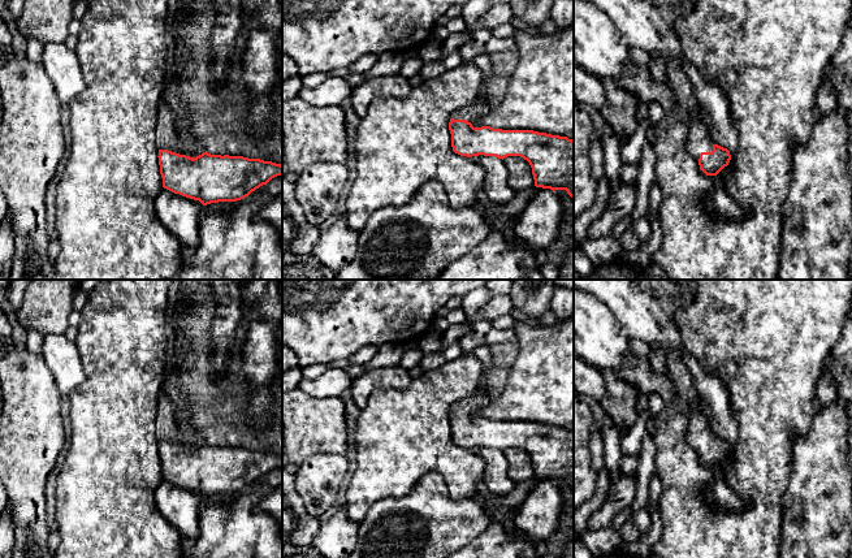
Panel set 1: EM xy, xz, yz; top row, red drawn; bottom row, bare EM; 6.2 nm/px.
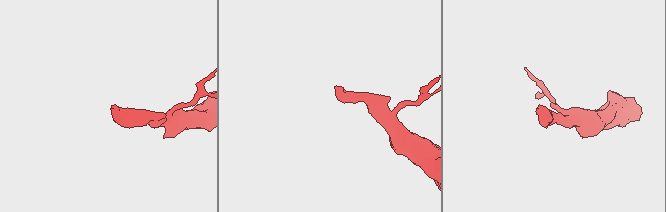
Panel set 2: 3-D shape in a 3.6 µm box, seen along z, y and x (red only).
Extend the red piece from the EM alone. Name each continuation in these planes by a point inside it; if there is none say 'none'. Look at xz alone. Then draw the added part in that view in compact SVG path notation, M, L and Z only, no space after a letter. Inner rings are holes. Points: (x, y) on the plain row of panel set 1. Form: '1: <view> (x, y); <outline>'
1: xz (474, 402); M477 393L477 394L471 394L460 401L457 401L453 403L451 410L454 411L466 411L471 415L473 415L476 411L480 408L485 407L486 405L490 403L490 398L488 393Z

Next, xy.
none

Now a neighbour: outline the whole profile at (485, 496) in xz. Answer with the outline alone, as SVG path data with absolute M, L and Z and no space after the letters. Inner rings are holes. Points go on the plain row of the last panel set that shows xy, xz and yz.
M485 479L479 480L479 489L477 489L477 499L481 502L481 505L494 505L497 502L498 494L492 492L486 484Z

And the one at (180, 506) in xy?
M163 480L155 492L159 512L180 531L183 540L194 541L199 533L199 514L203 496Z

